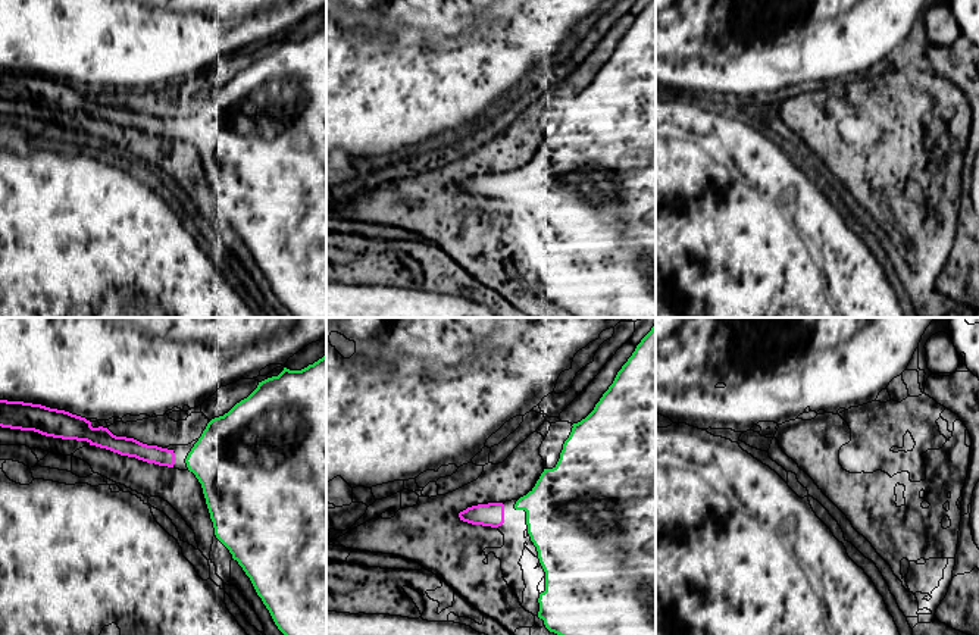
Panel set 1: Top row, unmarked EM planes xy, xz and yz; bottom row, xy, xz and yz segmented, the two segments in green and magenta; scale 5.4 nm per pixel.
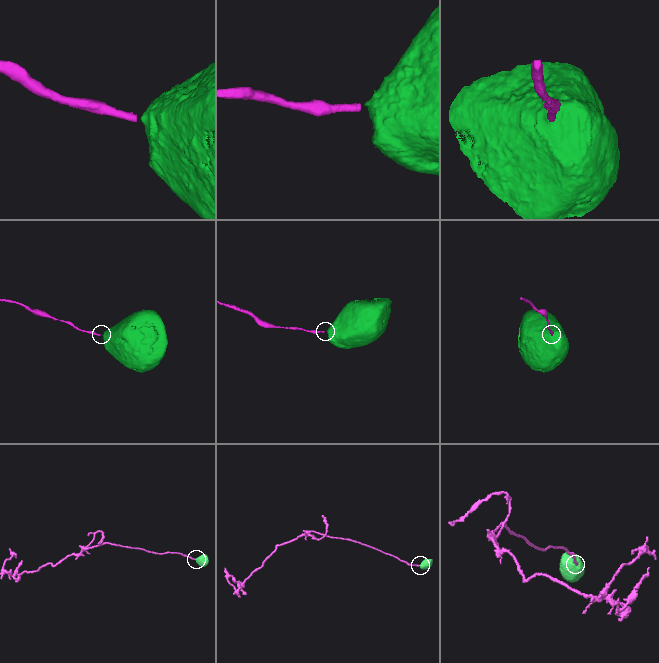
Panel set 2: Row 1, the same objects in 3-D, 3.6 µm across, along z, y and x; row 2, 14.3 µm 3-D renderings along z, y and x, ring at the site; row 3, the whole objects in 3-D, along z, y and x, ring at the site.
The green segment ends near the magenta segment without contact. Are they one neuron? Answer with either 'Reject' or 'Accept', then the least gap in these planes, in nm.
Accept. Distance 60 nm

